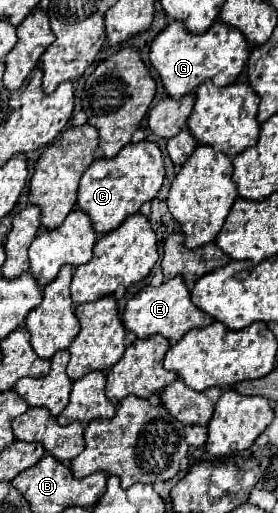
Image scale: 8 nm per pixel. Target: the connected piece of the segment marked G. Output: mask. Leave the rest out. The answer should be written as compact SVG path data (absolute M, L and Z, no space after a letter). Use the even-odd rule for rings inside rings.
M169 22L165 30L159 32L159 36L151 42L149 48L149 60L155 72L159 74L163 88L167 96L179 100L185 94L191 94L199 84L217 78L219 74L227 78L231 84L239 72L243 70L243 64L249 56L249 44L245 36L223 22L215 22L205 34L189 34L181 22Z

